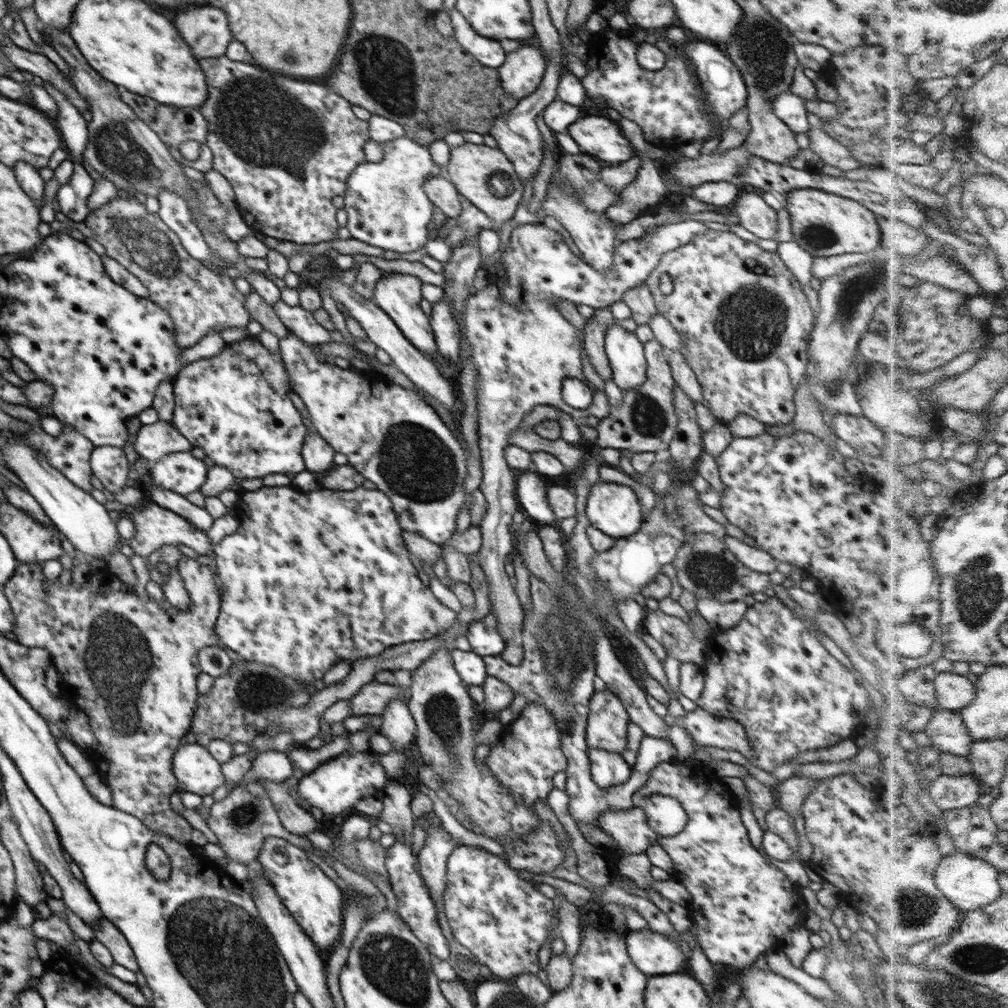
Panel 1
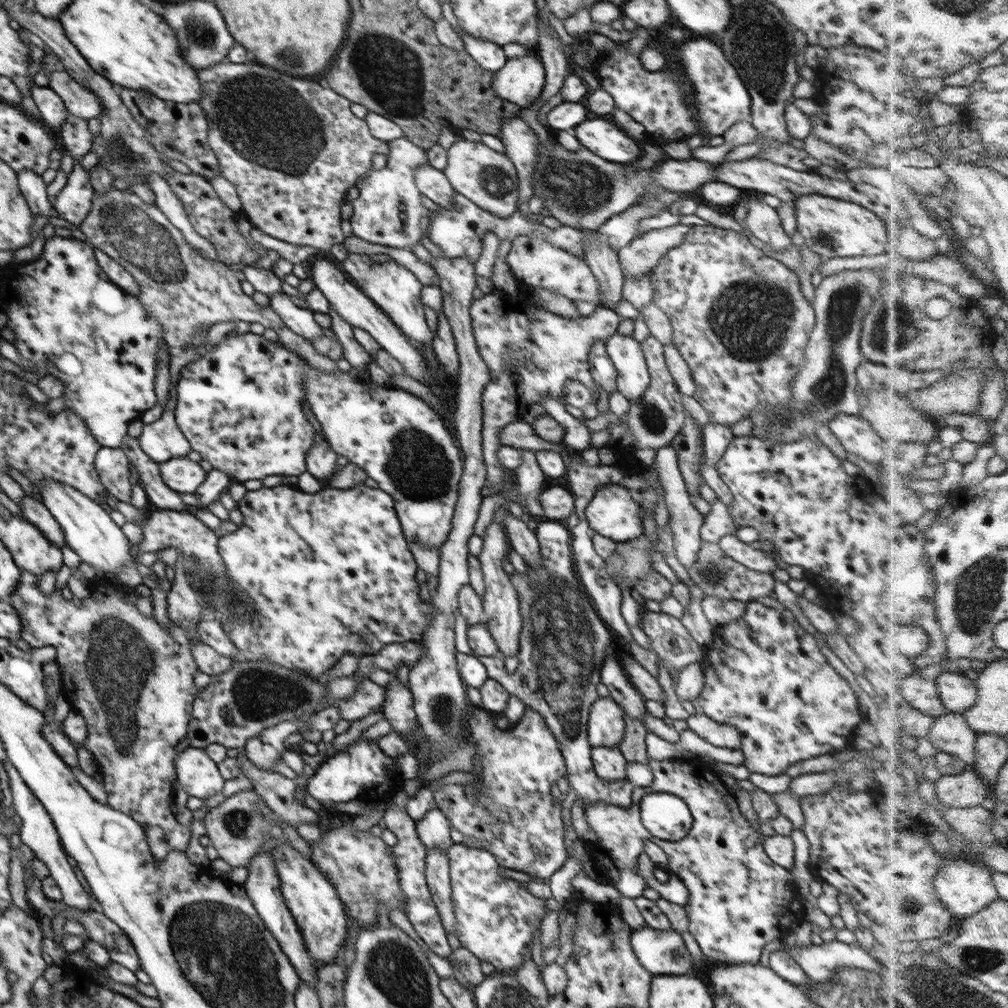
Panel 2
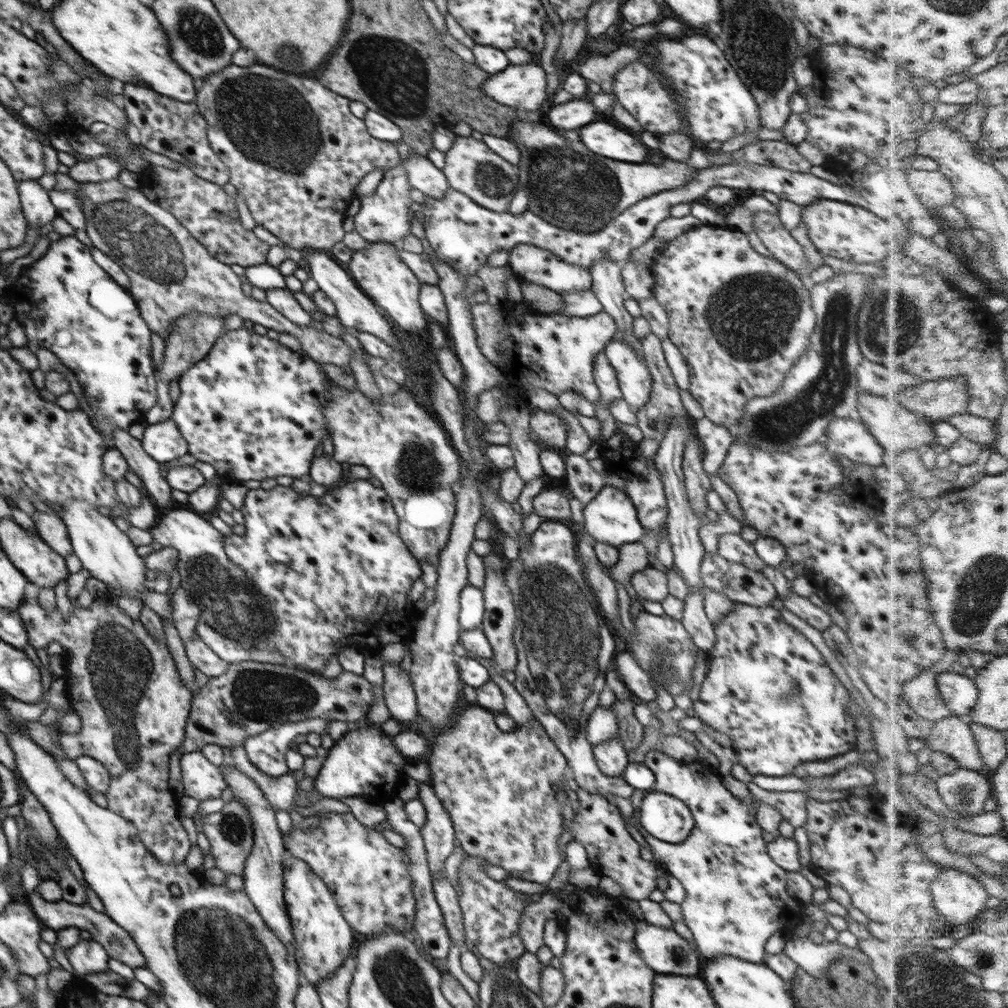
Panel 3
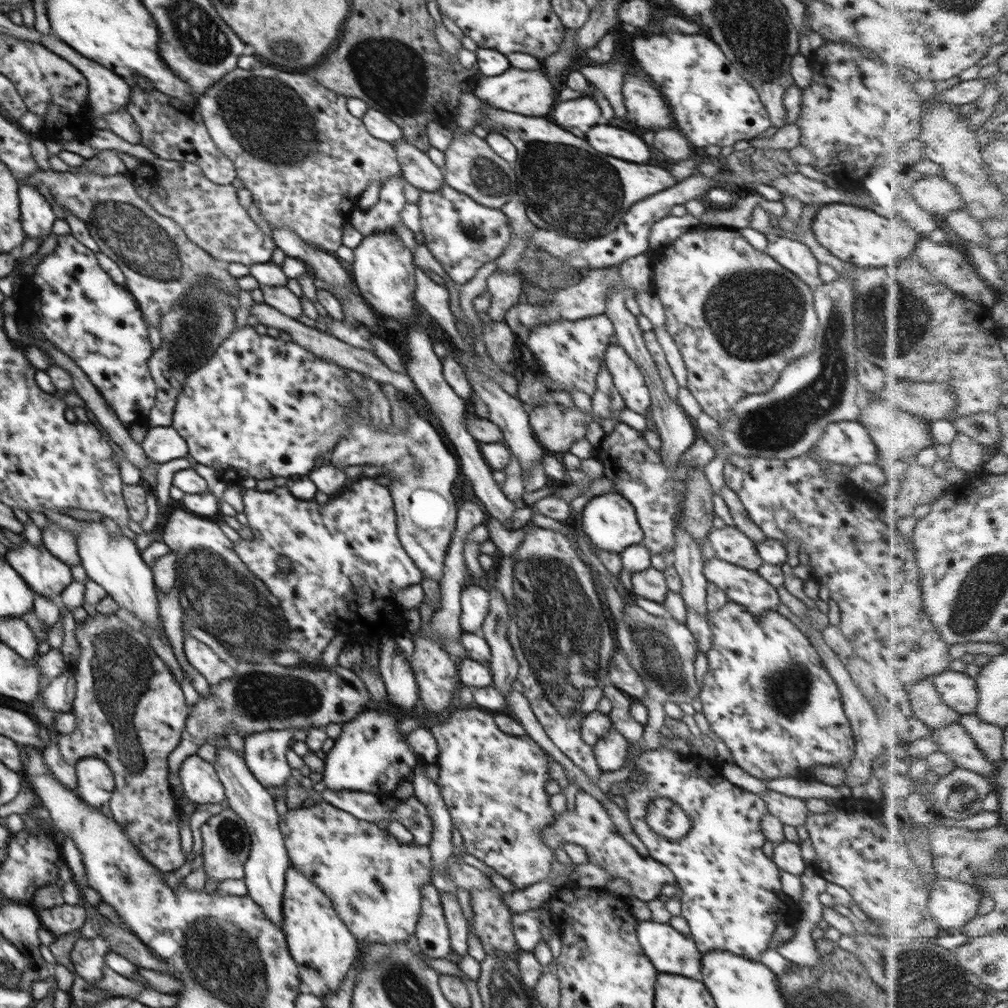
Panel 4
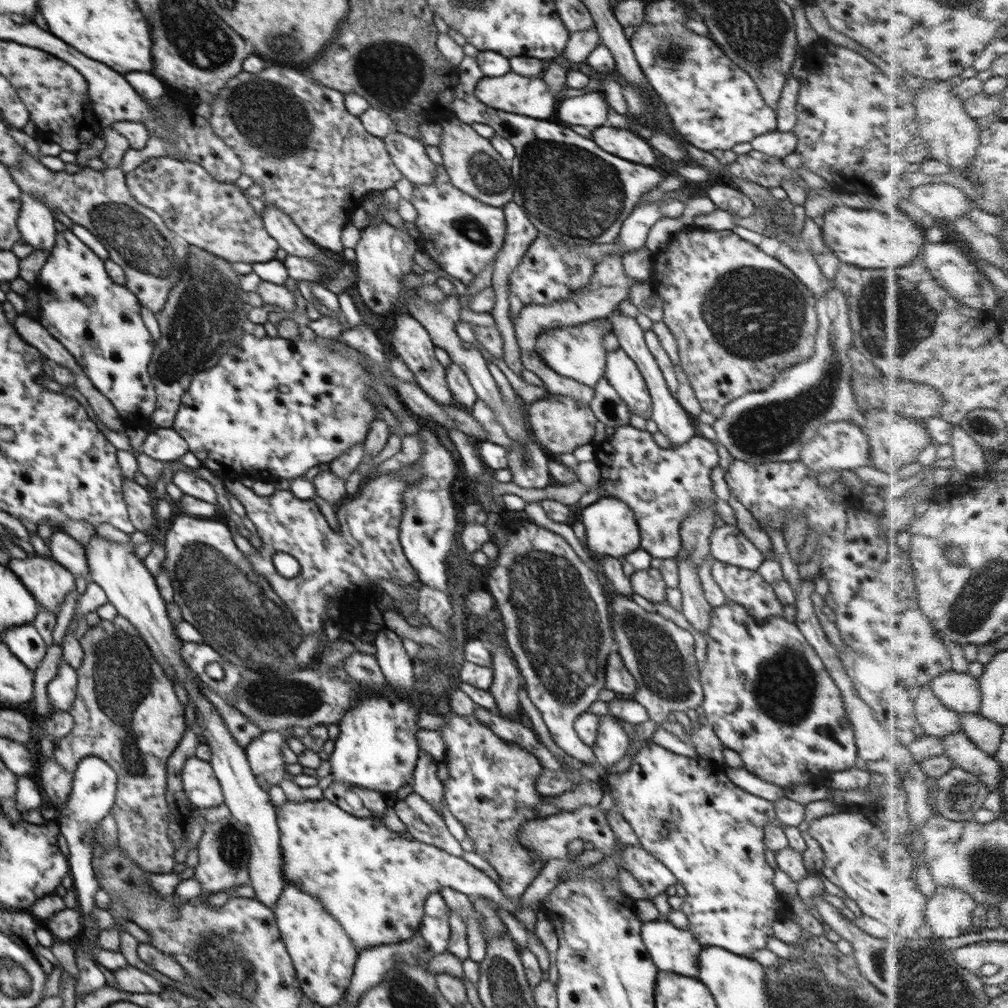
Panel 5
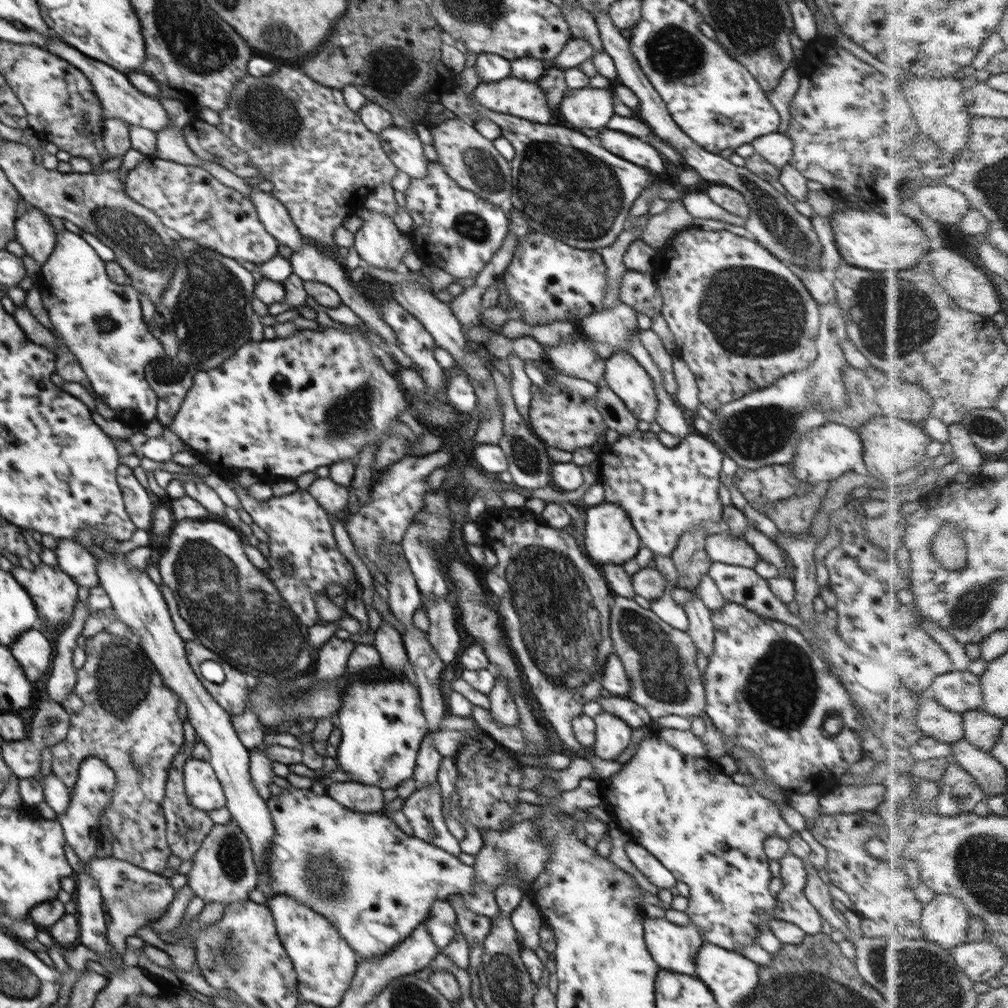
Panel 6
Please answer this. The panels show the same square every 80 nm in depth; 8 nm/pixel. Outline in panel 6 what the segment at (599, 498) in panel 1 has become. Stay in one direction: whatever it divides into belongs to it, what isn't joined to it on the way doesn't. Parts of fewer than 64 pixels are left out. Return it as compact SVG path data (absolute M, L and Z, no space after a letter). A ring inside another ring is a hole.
M602 502L600 505L590 507L585 514L586 530L582 542L586 546L587 556L593 563L623 566L628 560L635 558L642 544L630 517L626 515L626 510L622 510L616 504Z

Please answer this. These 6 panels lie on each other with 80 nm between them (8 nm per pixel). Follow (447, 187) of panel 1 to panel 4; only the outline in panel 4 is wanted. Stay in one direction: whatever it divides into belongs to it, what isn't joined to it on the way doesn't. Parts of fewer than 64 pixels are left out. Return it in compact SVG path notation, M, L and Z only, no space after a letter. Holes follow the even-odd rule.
M404 138L391 143L405 181L428 192L437 191L442 186L445 181L443 169L436 166L427 153Z

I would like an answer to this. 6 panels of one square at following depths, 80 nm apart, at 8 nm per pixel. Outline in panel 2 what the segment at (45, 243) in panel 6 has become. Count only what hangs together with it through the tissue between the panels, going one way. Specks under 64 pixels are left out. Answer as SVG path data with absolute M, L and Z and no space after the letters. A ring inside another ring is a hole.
M21 170L17 173L19 189L24 195L34 216L51 216L54 212L53 205L48 201L46 183L41 175L31 170Z

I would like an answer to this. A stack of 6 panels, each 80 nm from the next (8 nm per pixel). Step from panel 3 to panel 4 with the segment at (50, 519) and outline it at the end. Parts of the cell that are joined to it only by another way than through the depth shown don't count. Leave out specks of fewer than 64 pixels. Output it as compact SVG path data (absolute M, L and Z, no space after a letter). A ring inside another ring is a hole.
M48 522L48 528L41 530L41 536L43 546L52 553L52 556L70 567L81 564L77 540L70 532L65 532L57 524Z

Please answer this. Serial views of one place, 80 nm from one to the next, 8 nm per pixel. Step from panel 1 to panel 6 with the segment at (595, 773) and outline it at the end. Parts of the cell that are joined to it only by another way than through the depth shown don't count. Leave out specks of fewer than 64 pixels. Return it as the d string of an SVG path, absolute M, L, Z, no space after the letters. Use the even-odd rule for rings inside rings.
M602 711L595 720L596 756L604 760L613 760L630 746L633 728L614 713Z

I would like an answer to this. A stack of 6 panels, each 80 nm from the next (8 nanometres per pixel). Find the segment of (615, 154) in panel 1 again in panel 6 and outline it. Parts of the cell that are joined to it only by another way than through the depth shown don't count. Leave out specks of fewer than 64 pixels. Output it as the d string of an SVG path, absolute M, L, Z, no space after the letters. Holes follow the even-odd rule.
M604 130L600 134L600 142L606 150L610 150L612 154L616 154L636 166L648 166L646 169L652 173L664 172L662 156L650 144L646 144L638 138L630 138L626 134L614 132L614 130Z

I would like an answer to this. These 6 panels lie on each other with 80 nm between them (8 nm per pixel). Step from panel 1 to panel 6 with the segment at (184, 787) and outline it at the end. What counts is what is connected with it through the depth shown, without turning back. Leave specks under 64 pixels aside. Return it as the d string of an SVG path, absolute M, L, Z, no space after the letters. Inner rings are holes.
M190 757L184 763L183 773L185 793L194 808L210 814L227 806L222 785L209 762Z

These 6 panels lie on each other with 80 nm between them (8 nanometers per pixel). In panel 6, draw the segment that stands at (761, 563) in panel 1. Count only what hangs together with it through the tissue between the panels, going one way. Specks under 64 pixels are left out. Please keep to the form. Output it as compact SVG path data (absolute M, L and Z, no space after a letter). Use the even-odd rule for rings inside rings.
M715 531L714 534L708 535L705 545L706 552L713 562L753 569L757 560L760 560L758 553L745 539L738 539L732 534Z

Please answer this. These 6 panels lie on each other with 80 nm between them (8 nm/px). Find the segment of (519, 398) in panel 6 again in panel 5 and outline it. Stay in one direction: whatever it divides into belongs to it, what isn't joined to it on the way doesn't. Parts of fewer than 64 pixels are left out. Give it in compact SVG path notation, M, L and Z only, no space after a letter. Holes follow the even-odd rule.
M514 201L508 202L503 206L505 219L507 222L505 243L501 250L497 253L495 258L495 267L493 272L493 289L495 290L495 307L491 310L497 329L502 335L504 346L504 360L506 366L515 372L519 377L522 377L523 370L522 360L520 359L521 348L518 346L517 338L515 337L515 328L513 326L513 320L509 317L509 276L511 272L519 265L524 258L524 254L528 252L528 247L533 243L533 240L538 236L539 230L533 226L527 217L527 211L524 206L519 206Z

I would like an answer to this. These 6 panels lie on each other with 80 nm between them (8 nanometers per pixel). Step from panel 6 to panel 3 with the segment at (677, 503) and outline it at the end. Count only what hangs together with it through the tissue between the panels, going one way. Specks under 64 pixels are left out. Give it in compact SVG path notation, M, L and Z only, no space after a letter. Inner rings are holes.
M617 429L610 439L600 445L600 458L604 461L605 470L612 475L616 475L626 482L626 495L635 505L638 521L646 532L650 531L662 539L662 527L667 525L668 506L666 504L666 496L662 480L660 480L660 472L654 466L653 458L642 456L639 443L633 442L626 432Z

